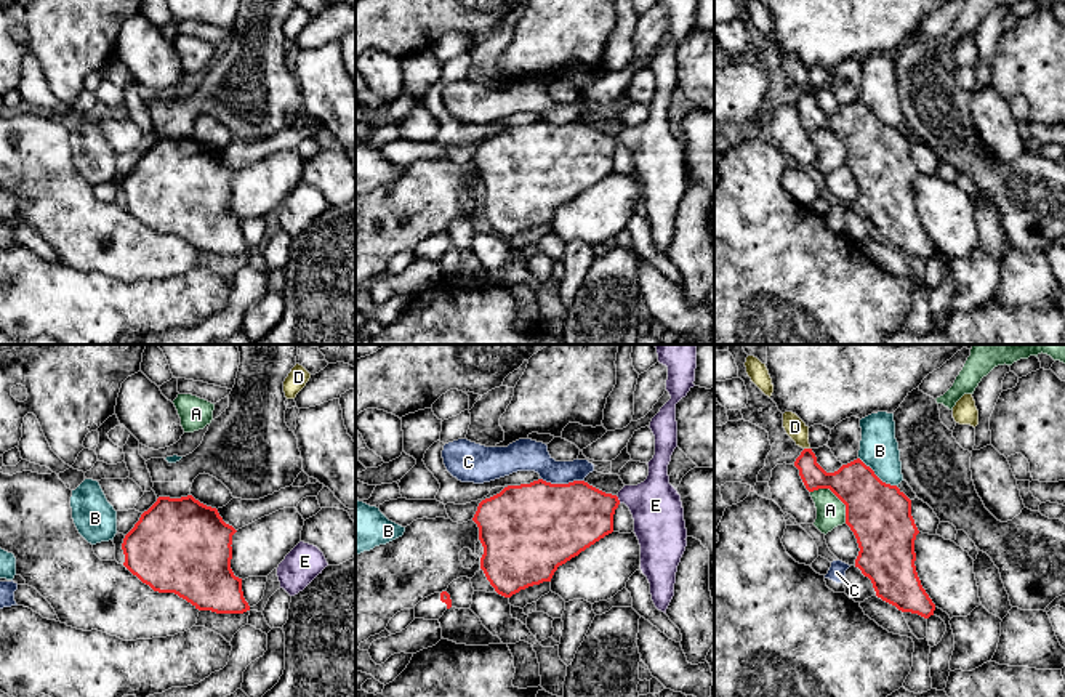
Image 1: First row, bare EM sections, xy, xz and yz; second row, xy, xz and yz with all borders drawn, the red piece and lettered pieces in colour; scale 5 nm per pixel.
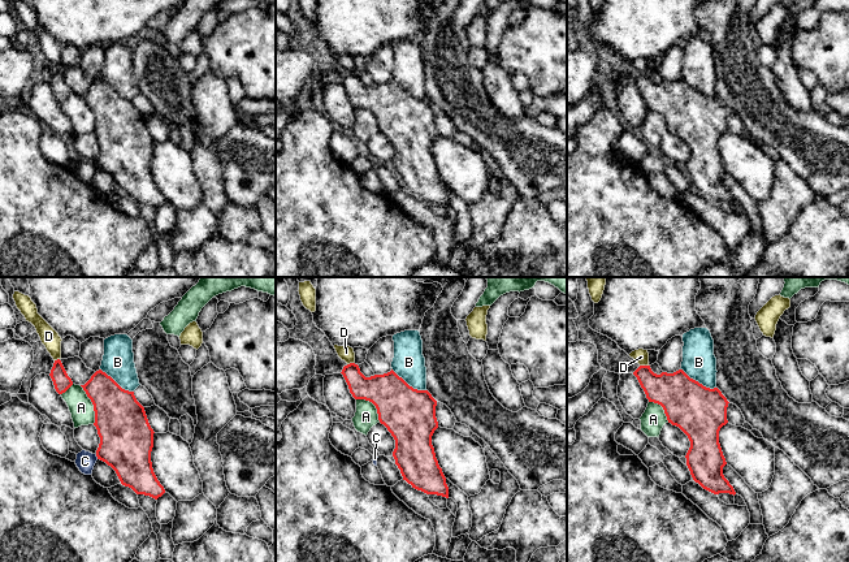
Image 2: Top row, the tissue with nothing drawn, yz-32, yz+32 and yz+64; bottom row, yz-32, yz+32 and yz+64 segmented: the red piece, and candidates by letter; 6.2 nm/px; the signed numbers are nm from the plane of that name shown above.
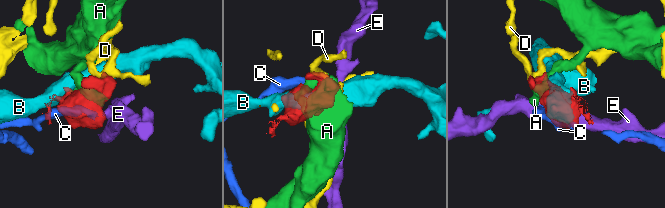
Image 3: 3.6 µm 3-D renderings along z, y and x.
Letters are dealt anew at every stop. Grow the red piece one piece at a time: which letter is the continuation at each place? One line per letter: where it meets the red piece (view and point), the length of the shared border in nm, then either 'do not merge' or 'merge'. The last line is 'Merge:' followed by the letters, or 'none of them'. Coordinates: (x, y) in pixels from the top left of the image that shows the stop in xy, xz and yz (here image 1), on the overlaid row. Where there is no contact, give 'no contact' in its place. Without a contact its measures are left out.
A: contact yz (836, 495); length 240 nm; do not merge
B: contact yz (876, 476); length 260 nm; do not merge
C: contact xz (562, 484); length 220 nm; do not merge
D: contact yz (807, 449); length 30 nm; do not merge
E: contact xz (617, 499); length 50 nm; merge
Merge: E

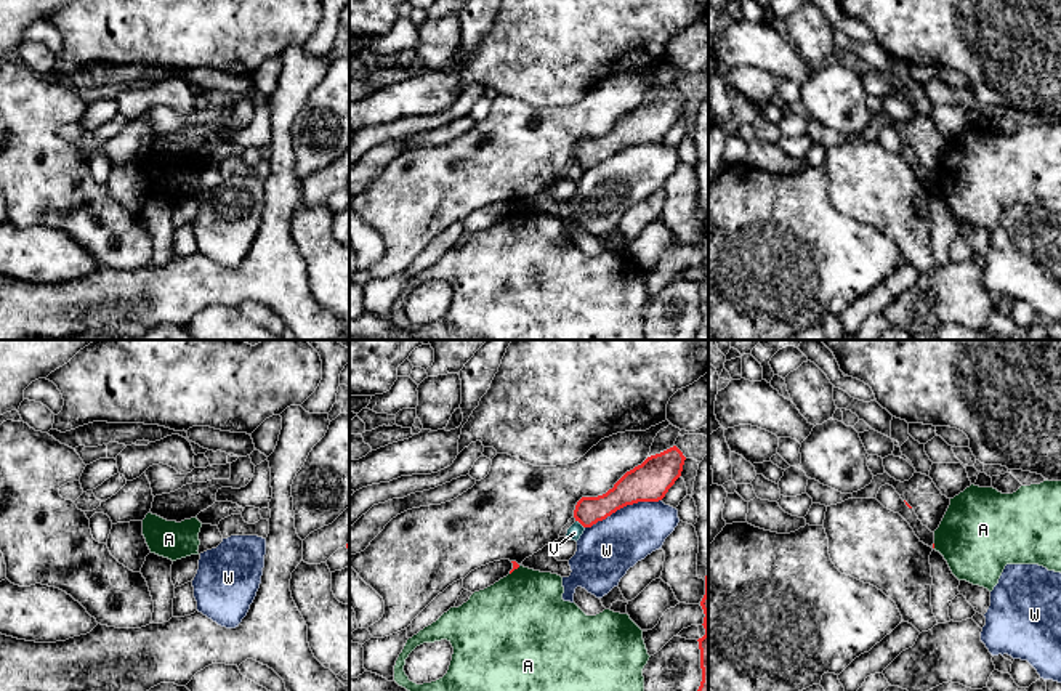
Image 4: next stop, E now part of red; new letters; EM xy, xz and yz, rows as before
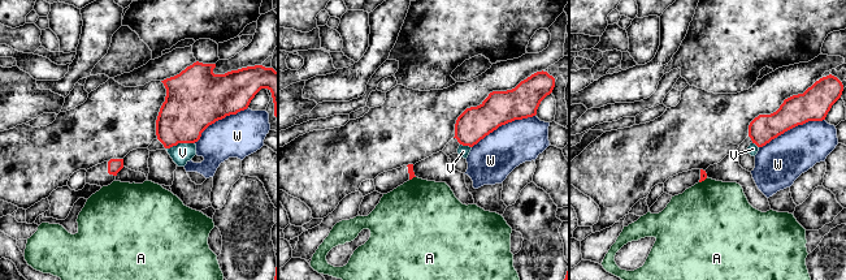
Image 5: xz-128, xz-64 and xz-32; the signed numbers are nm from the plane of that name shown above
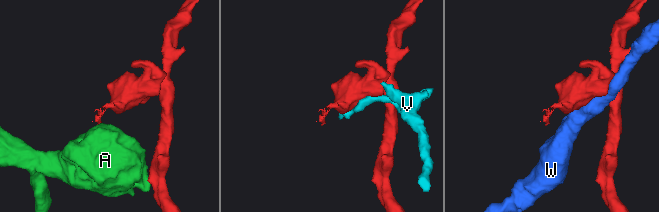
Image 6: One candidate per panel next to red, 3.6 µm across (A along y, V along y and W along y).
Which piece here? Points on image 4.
A: contact xz (515, 568); length 70 nm; do not merge
V: contact xz (580, 523); length 60 nm; do not merge
W: contact xz (622, 507); length 420 nm; do not merge
Merge: none of them

